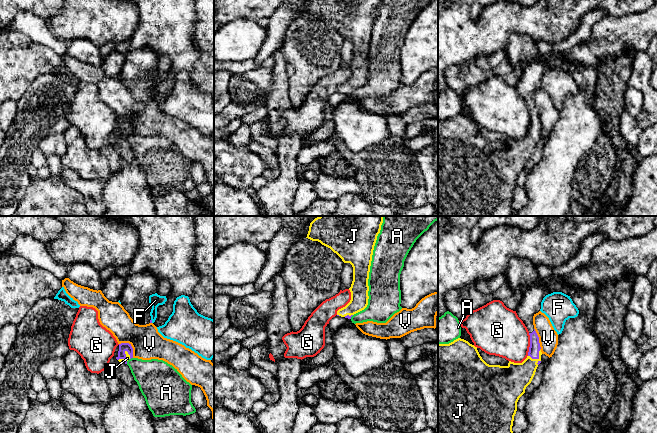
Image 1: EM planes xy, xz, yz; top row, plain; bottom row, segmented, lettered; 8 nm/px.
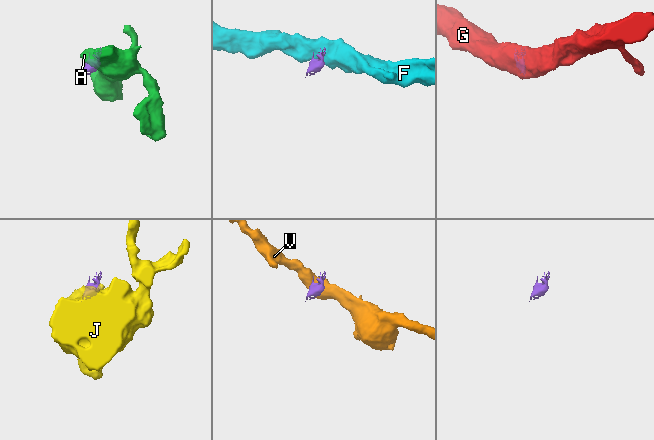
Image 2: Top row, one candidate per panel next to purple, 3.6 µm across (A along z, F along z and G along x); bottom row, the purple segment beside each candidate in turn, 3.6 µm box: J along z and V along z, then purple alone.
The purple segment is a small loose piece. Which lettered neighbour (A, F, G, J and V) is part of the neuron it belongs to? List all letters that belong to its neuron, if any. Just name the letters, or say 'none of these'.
J

